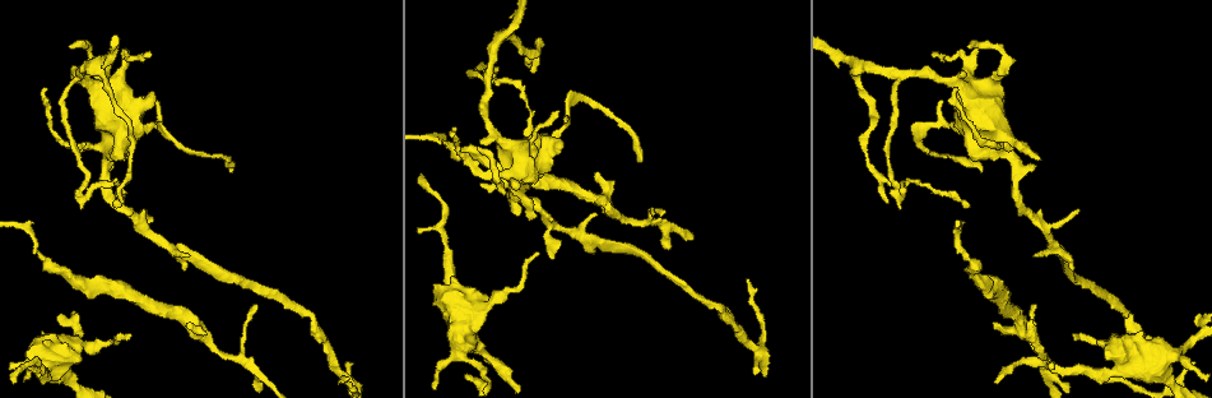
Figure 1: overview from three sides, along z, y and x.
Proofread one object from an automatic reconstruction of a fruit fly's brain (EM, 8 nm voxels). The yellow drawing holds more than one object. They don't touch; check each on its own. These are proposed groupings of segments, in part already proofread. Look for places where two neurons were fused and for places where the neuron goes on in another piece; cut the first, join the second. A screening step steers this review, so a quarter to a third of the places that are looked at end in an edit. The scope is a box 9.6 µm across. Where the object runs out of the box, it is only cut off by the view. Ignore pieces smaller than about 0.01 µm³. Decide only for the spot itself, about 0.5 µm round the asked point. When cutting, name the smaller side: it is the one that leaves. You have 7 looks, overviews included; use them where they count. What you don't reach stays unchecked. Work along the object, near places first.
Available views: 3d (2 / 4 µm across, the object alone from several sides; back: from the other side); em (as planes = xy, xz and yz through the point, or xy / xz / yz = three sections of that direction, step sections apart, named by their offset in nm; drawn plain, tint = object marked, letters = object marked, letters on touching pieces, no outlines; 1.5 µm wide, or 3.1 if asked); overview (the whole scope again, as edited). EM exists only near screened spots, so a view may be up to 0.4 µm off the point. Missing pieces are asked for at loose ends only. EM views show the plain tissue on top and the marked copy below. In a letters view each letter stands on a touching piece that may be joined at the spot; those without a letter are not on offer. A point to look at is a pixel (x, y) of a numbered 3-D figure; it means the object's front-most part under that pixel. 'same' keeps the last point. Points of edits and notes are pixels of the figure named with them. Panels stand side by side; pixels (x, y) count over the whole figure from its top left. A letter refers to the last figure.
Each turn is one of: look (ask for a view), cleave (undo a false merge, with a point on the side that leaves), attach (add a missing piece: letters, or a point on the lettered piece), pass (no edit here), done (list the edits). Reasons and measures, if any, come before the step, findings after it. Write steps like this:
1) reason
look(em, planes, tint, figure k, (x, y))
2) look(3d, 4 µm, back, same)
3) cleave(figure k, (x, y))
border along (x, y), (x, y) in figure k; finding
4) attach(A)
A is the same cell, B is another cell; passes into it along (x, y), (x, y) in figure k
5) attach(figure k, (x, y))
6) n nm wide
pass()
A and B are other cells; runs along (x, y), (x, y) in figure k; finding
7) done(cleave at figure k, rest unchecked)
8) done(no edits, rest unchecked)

sharp bend
look(em, planes, letters, figure 1, (1005, 51))

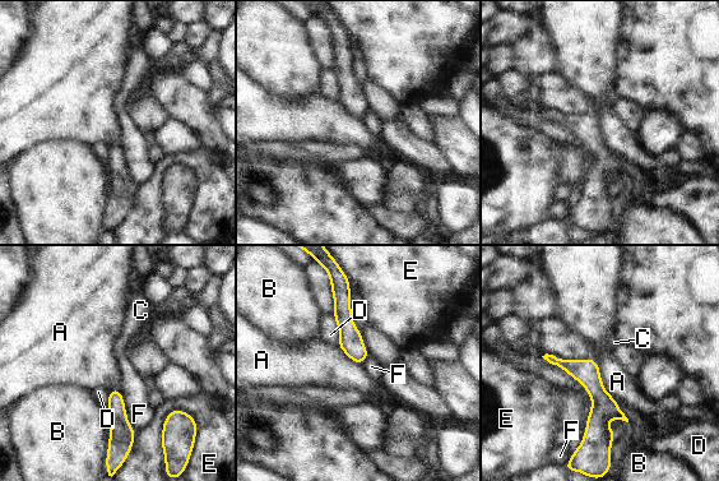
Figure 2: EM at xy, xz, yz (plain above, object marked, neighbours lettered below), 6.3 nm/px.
pass()
A, B, C, D, E and F are other cells; border along (593, 359), (603, 388), (616, 401) in figure 2; one neuron here

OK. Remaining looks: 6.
tapers out
look(em, planes, letters, figure 1, (558, 111))

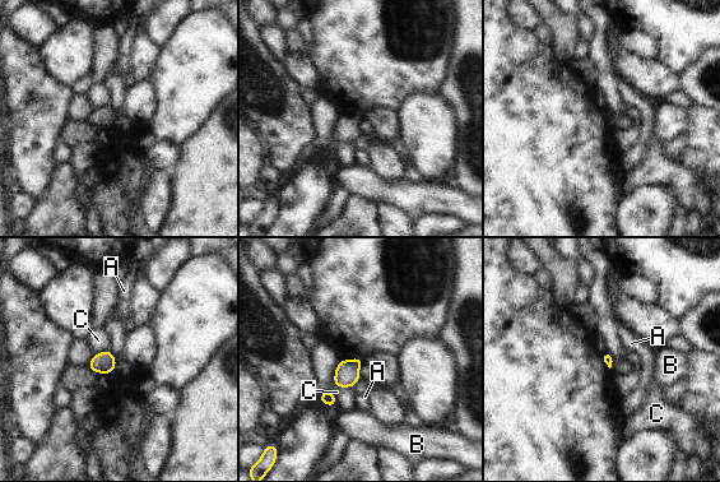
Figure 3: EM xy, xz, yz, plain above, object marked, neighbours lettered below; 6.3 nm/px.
pass()
A, B and C are other cells; border along (333, 378), (337, 387), (352, 388) in figure 3; no lettered piece goes on from it

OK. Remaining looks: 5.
sudden change in width
look(3d, 2 µm, figure 1, (561, 130))

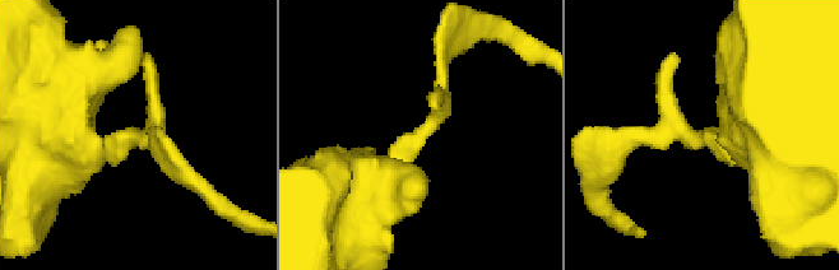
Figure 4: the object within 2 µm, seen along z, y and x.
shape alone is not enough
look(em, yz, step 4, tint, figure 4, (699, 135))

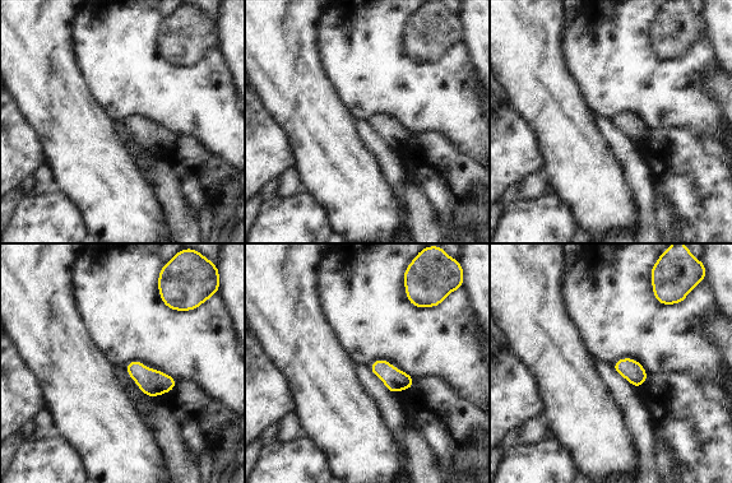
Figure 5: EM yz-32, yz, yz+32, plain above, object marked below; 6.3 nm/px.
cut it another way
look(em, xz, step 4, letters, same)

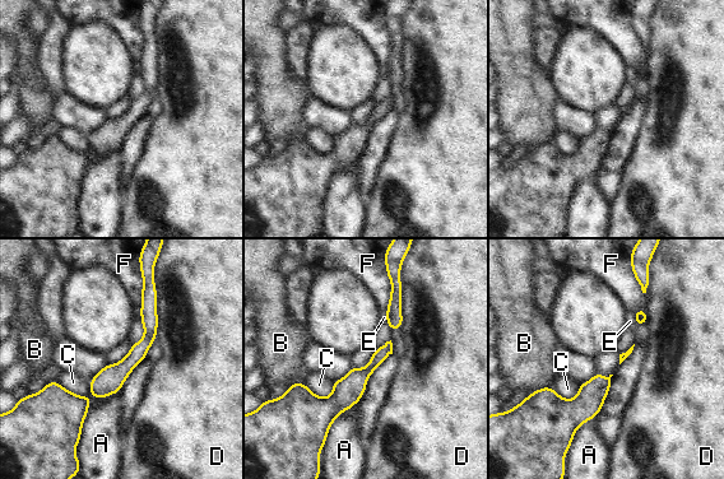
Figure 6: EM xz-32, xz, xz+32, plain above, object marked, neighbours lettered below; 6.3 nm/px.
50 nm wide
pass()
A, B, C, D, E and F are other cells; border along (358, 400), (337, 417), (326, 436) in figure 6; all the same neuron

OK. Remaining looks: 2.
done(no edits, rest unchecked)

